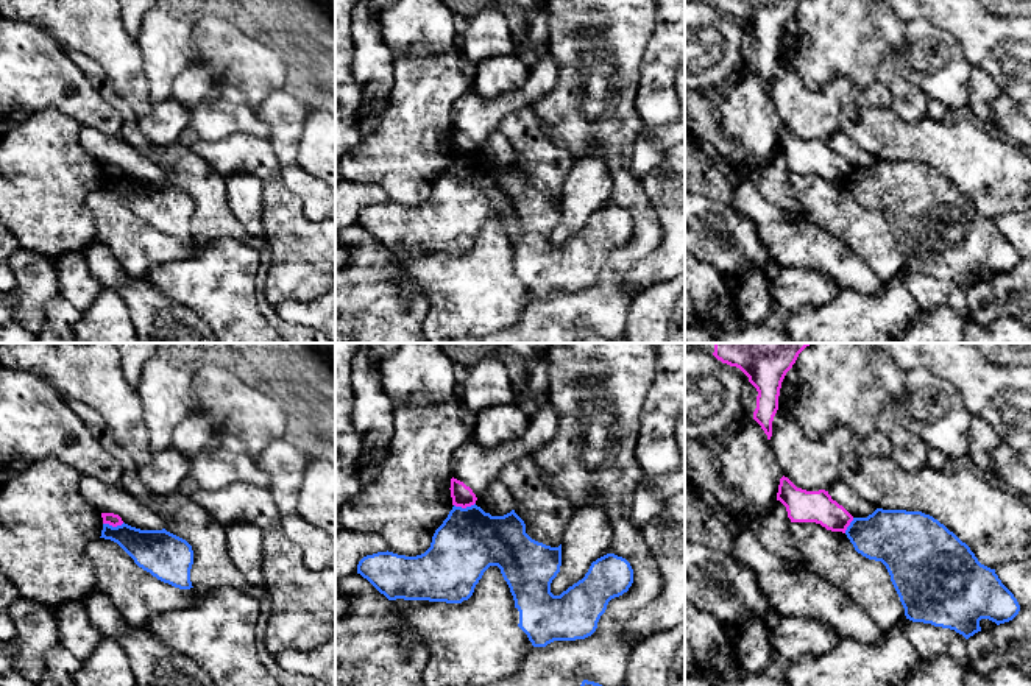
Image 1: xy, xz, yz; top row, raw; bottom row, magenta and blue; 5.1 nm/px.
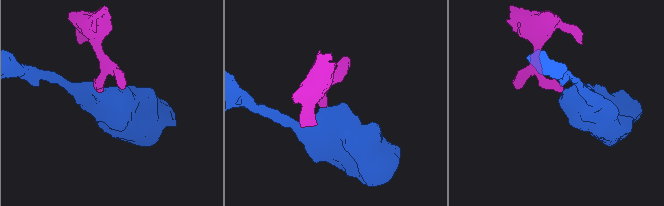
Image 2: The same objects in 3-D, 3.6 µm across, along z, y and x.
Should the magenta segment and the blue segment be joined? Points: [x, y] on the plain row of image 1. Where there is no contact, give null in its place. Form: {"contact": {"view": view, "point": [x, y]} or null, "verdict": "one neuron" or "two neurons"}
{"contact": {"view": "xz", "point": [464, 158]}, "verdict": "two neurons"}

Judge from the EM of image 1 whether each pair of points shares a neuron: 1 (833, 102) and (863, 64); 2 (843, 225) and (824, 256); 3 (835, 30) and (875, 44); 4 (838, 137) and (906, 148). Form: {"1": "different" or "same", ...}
{"1": "different", "2": "different", "3": "same", "4": "different"}

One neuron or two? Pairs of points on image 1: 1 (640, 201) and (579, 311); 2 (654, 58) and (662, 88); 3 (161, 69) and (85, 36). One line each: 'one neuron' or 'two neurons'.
1: one neuron
2: one neuron
3: two neurons

